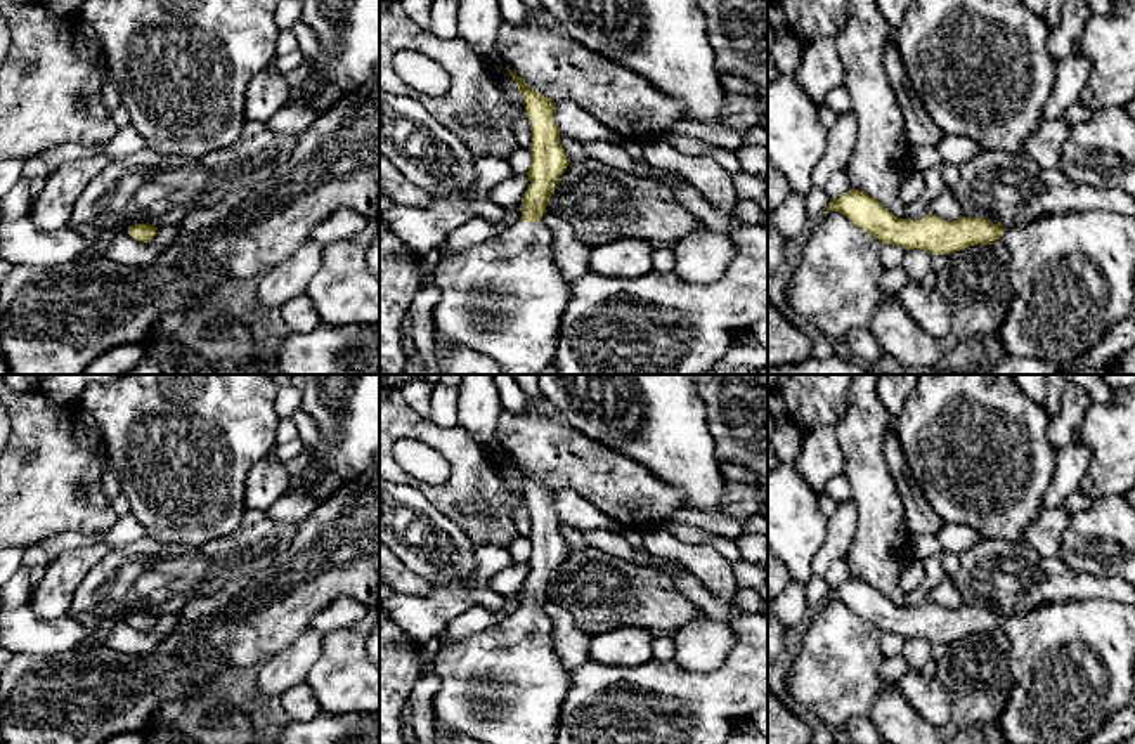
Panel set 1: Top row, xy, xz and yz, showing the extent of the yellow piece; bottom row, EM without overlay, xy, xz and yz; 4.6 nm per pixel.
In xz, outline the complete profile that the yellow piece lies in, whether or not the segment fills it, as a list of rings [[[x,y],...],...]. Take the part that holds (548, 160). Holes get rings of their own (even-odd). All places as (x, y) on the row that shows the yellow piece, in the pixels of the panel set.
[[[509,66],[506,69],[522,94],[532,130],[530,184],[522,198],[522,220],[468,250],[442,250],[433,271],[440,298],[431,323],[435,336],[492,359],[503,375],[539,375],[555,359],[561,316],[570,300],[570,281],[555,262],[553,232],[541,220],[568,160],[553,120],[556,102],[530,88]]]

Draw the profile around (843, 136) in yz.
[[[851,109],[837,114],[833,127],[828,130],[828,147],[814,168],[813,184],[816,187],[825,187],[833,172],[846,170],[856,147],[856,139],[856,114]]]

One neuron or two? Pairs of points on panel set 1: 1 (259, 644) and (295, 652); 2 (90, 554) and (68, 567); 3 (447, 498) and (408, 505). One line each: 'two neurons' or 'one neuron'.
1: two neurons
2: one neuron
3: two neurons

